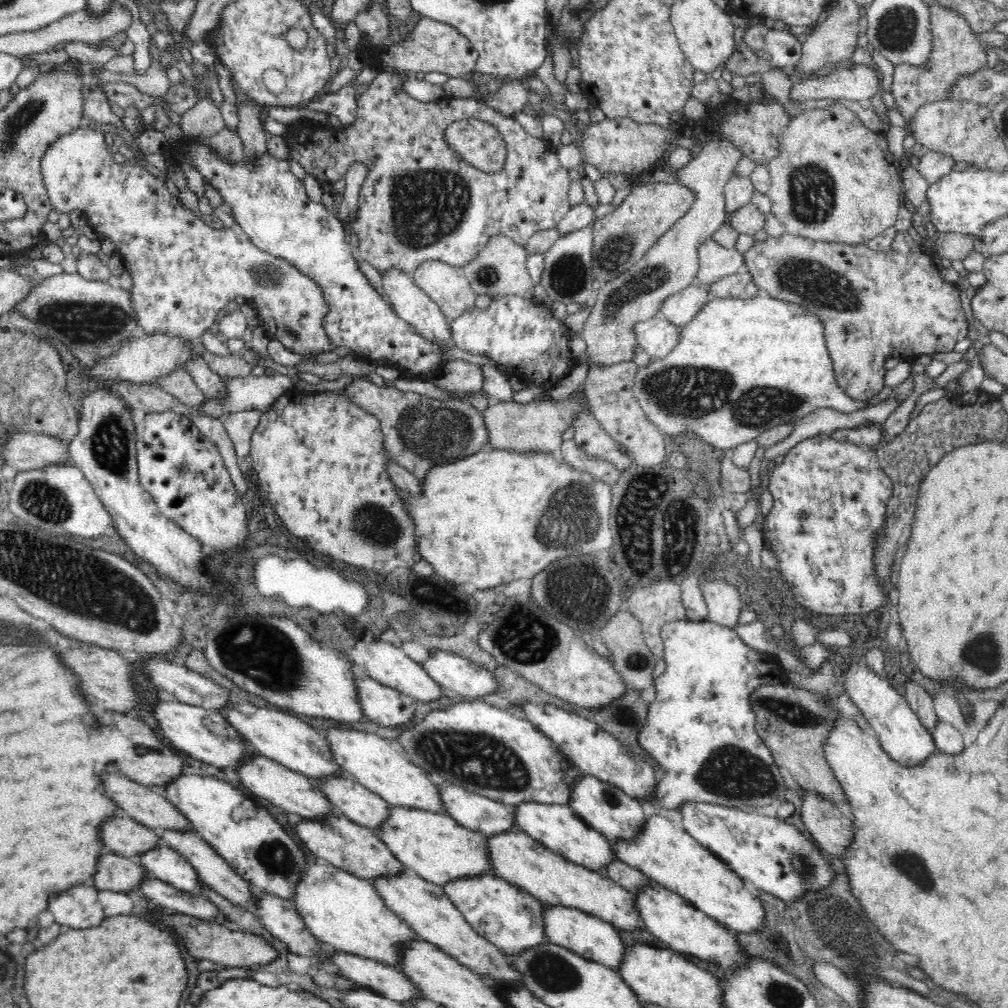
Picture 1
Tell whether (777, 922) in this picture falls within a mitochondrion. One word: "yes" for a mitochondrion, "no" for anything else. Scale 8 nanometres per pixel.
no

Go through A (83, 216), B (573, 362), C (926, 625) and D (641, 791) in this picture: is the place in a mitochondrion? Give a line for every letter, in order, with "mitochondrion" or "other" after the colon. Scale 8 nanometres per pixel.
A: other
B: other
C: other
D: other

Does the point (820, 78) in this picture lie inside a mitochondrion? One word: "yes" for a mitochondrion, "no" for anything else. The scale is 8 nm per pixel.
no

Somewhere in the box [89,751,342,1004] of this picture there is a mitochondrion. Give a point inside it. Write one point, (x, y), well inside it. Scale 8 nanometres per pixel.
(272, 856)

